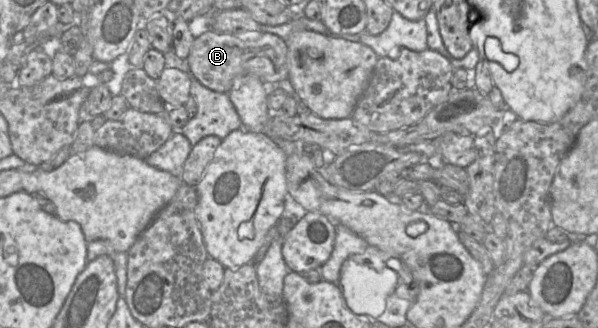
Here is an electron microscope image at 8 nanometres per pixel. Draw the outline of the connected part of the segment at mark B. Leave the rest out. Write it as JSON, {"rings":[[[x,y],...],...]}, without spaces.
{"rings":[[[208,30],[194,39],[187,58],[189,73],[203,86],[219,93],[228,93],[234,83],[246,74],[256,75],[262,82],[278,82],[289,76],[287,50],[282,38],[268,32],[229,34]]]}

